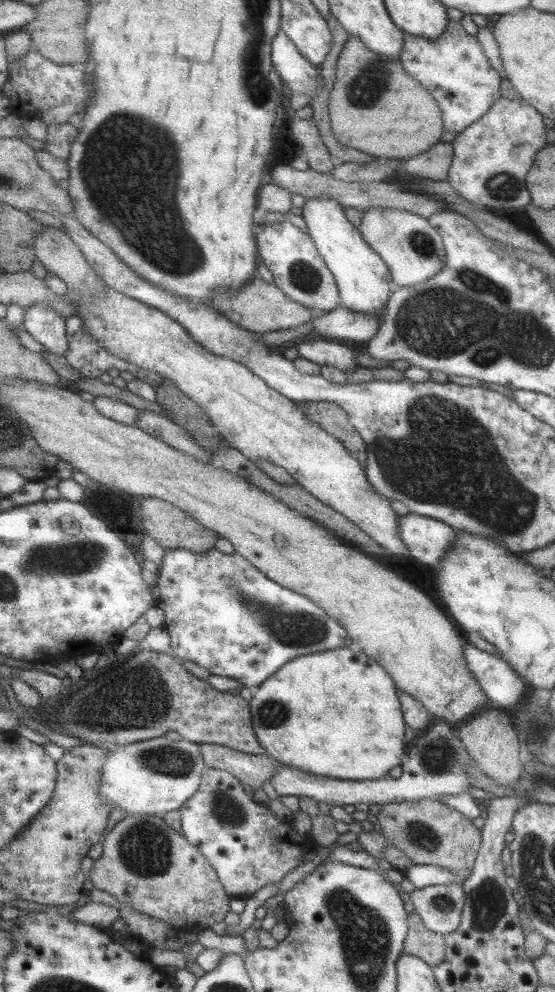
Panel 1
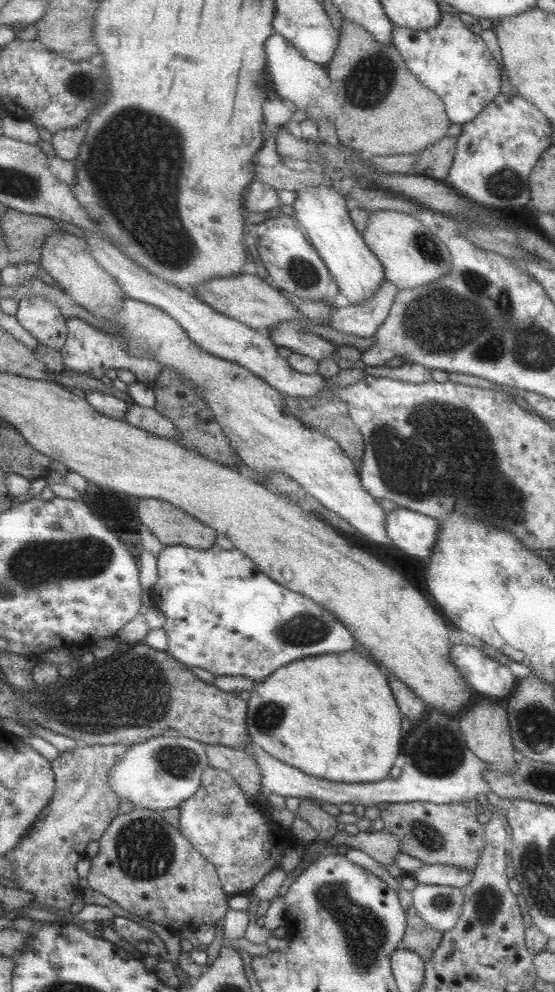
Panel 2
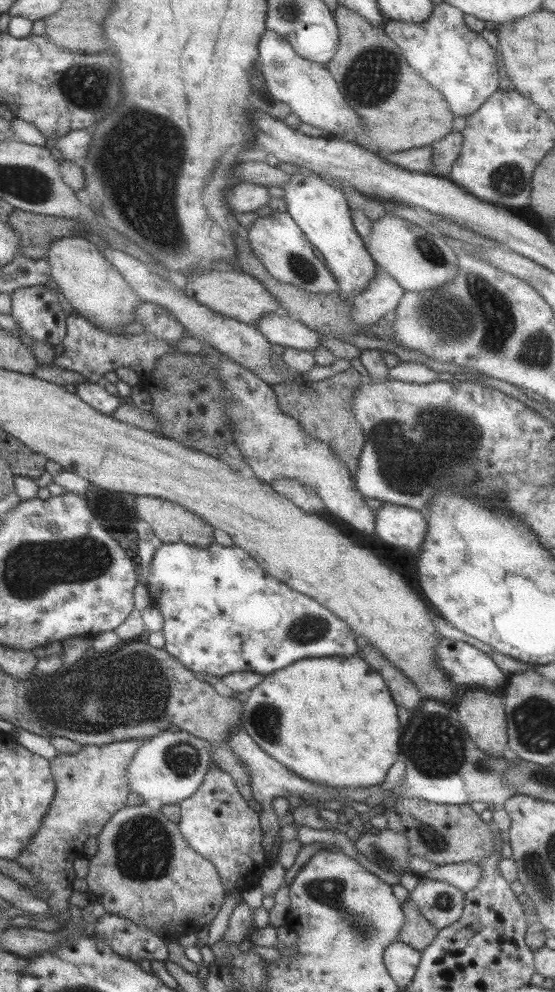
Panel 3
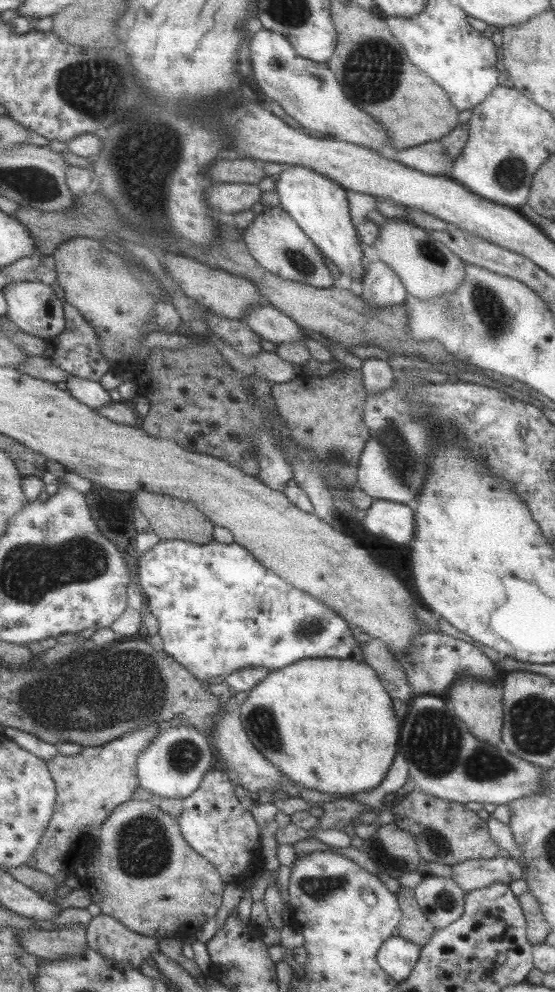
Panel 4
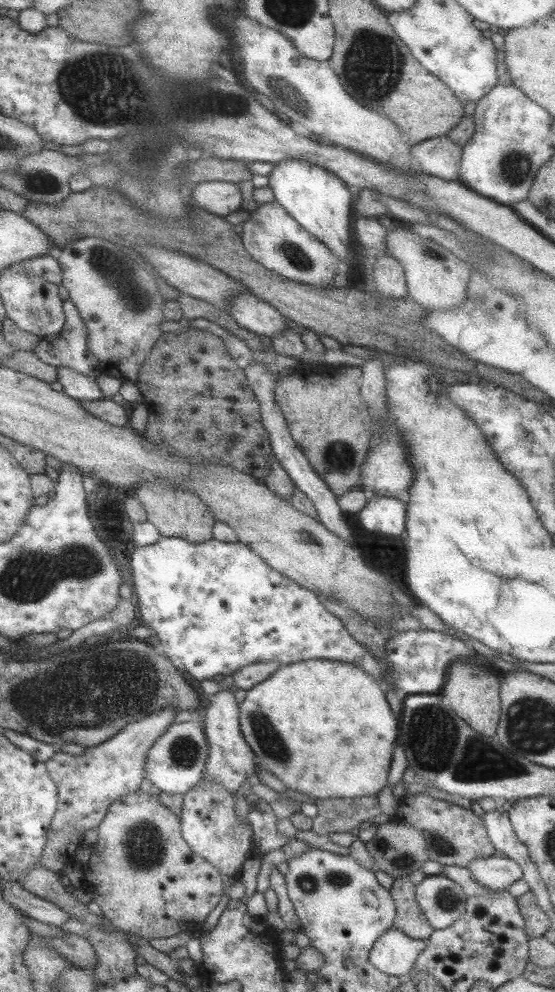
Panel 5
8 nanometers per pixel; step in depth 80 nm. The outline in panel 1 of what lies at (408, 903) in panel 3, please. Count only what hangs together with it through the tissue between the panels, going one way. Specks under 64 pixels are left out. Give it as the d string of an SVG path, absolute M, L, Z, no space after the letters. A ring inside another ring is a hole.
M415 911L406 917L408 929L402 952L423 959L429 966L441 962L444 959L443 935L427 930Z

